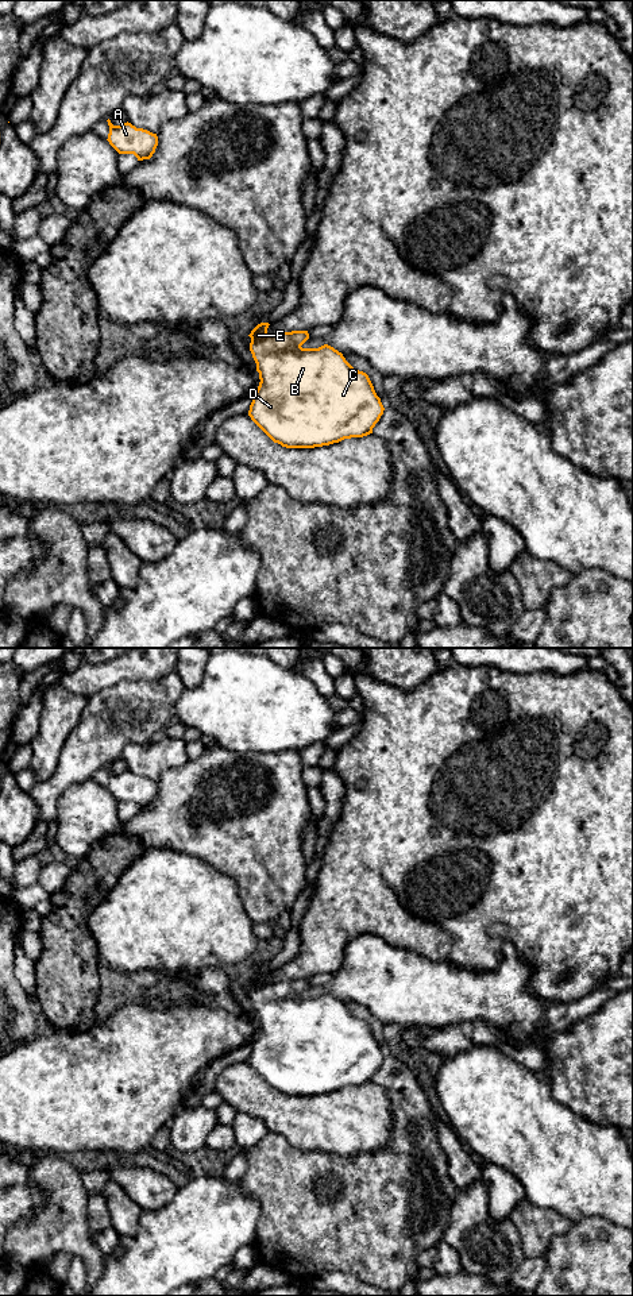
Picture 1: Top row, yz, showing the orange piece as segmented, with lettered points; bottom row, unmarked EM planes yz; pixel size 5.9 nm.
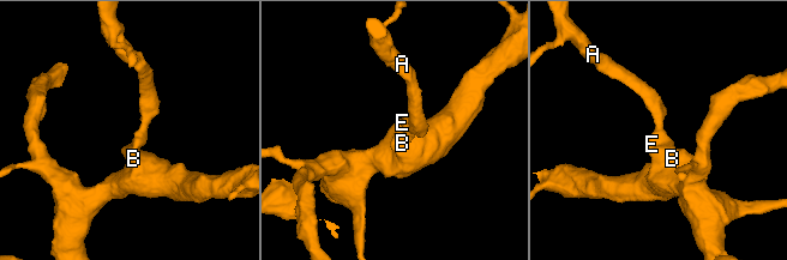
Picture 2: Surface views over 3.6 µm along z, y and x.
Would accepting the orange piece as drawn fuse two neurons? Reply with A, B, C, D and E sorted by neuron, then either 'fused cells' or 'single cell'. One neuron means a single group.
A B C D E; single cell

